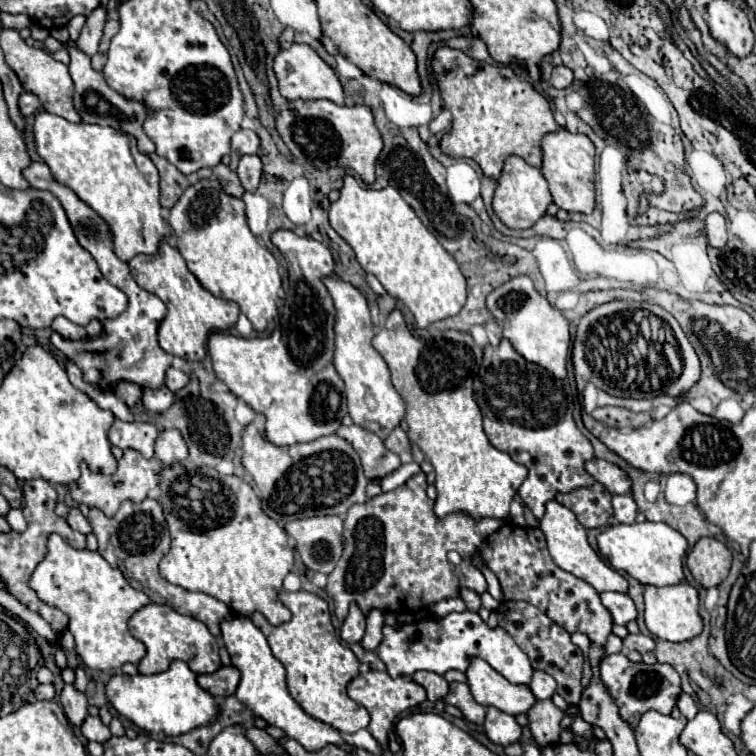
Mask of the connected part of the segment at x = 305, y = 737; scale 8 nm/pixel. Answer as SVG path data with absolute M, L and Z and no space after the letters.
M236 617L232 621L224 621L222 623L222 641L224 641L224 645L232 657L232 665L238 667L242 673L240 685L236 689L236 699L240 703L244 703L254 715L262 717L268 725L280 727L288 737L296 739L308 751L316 751L316 749L322 749L326 745L338 745L350 753L354 751L354 747L344 739L344 735L338 729L334 729L332 725L328 725L324 721L310 717L292 699L292 695L286 689L284 665L272 655L266 637L262 635L262 631L258 627L252 625L252 621L248 617Z

